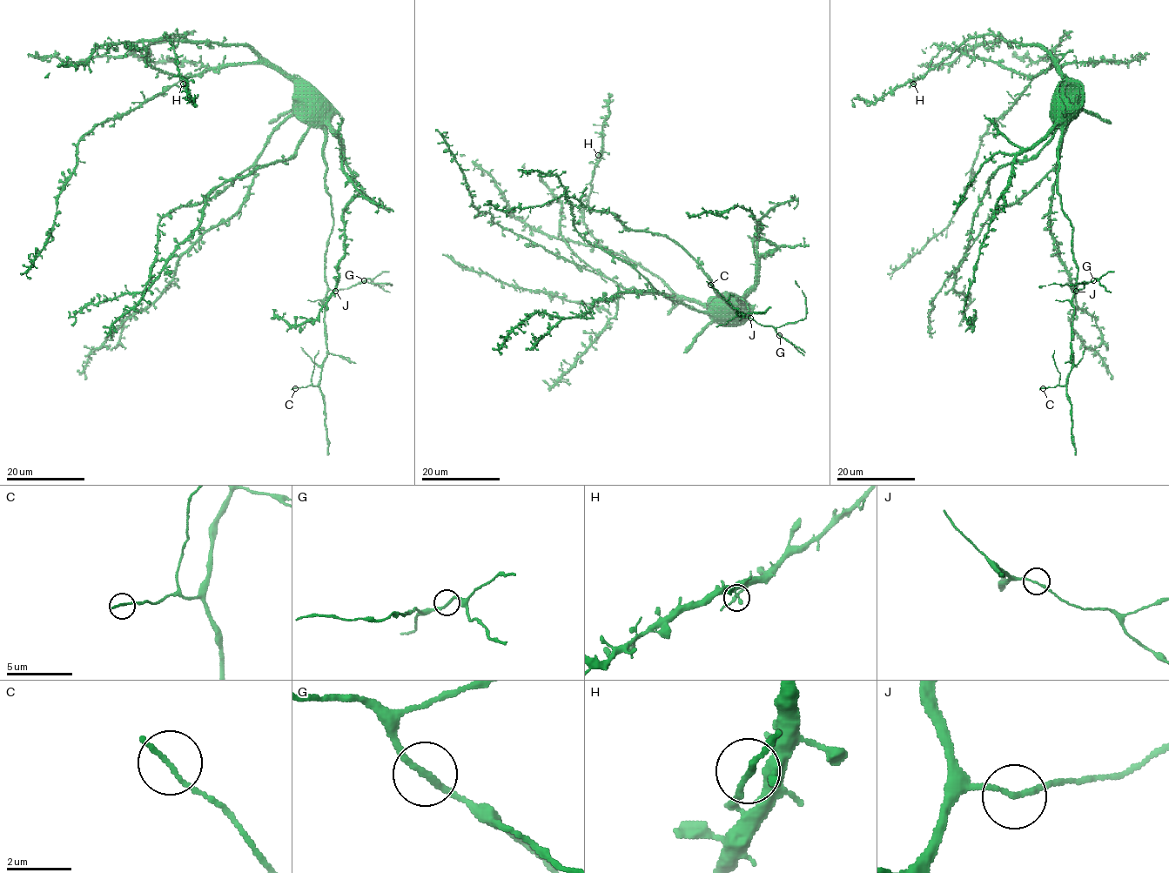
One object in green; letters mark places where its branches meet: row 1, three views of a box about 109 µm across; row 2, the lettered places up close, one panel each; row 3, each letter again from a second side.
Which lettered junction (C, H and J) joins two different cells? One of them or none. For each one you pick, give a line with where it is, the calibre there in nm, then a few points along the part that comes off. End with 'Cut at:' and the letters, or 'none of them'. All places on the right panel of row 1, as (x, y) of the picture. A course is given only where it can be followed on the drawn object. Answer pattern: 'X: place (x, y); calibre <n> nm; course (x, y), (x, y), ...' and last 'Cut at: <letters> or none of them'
Cut at: none of them

